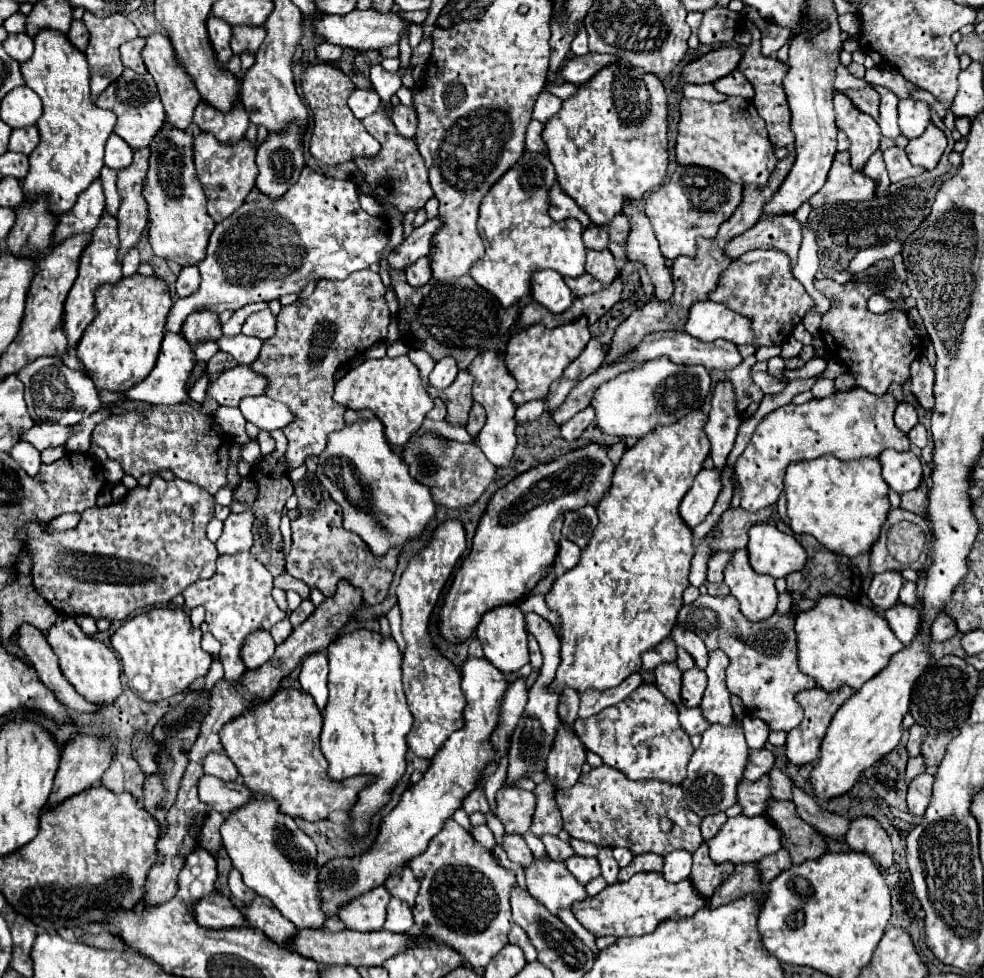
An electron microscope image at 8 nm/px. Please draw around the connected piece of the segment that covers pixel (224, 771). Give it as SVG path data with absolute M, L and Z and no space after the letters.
M208 753L204 759L204 773L214 775L222 781L236 781L238 779L238 769L230 761L230 757L222 753Z

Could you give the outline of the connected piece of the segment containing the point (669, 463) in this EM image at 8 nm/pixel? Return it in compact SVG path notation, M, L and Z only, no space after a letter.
M692 411L688 417L680 419L678 423L674 425L660 425L656 427L652 433L644 435L638 439L638 443L634 447L630 447L616 471L614 471L614 477L612 477L612 485L610 489L606 491L604 499L596 505L596 513L598 513L598 527L590 539L590 543L586 545L586 549L582 551L582 557L580 557L580 563L566 571L562 577L556 579L556 583L552 585L550 593L546 595L546 603L550 609L558 611L560 617L562 617L562 663L560 663L560 669L556 673L556 681L552 683L552 689L556 689L558 693L564 689L564 687L576 687L578 691L584 691L584 689L598 689L598 691L604 691L604 689L610 689L610 687L616 687L620 685L628 675L636 673L640 667L642 667L642 661L640 661L640 655L648 649L652 649L654 645L658 645L660 641L664 641L670 631L674 629L676 625L676 617L678 617L678 611L682 607L682 593L684 589L690 585L688 583L688 573L690 573L690 561L694 557L694 545L692 545L692 529L682 521L680 513L678 513L678 507L680 507L680 501L682 497L686 495L686 491L692 487L692 481L696 477L696 473L702 469L702 463L704 459L708 457L708 437L704 437L704 425L706 425L706 415L702 411Z

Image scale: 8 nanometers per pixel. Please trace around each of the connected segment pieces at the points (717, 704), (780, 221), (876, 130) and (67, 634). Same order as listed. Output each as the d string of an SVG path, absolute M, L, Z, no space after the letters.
M712 651L710 653L710 661L708 661L708 687L704 691L704 699L700 703L702 715L708 723L718 723L718 725L728 725L734 715L732 715L732 707L730 707L730 691L726 687L726 667L728 667L728 657L724 657L724 653L720 651Z
M794 215L762 217L758 225L728 241L728 245L724 247L724 255L734 261L752 249L778 249L784 251L792 259L792 263L796 263L800 241L802 229Z
M836 93L834 97L834 111L836 111L836 125L842 129L850 139L850 163L854 169L864 169L866 161L872 153L878 151L878 143L882 139L880 127L876 121L860 111L848 99L844 93Z
M60 615L58 621L46 631L46 639L52 645L60 669L64 677L74 685L74 689L90 703L94 705L112 705L122 695L122 683L120 683L120 663L116 655L98 639L88 637L72 617Z

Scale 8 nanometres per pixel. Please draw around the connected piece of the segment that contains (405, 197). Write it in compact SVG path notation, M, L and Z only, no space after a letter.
M380 103L380 107L376 109L376 113L368 115L362 119L366 131L376 137L382 145L382 149L378 151L376 157L356 157L354 163L358 165L358 169L364 175L364 181L374 189L374 195L384 199L386 203L394 205L400 213L408 213L408 211L420 211L426 201L432 197L432 189L428 185L428 167L424 165L424 159L420 157L416 143L412 139L402 137L396 127L392 125L390 117L386 115L386 107L384 103Z

